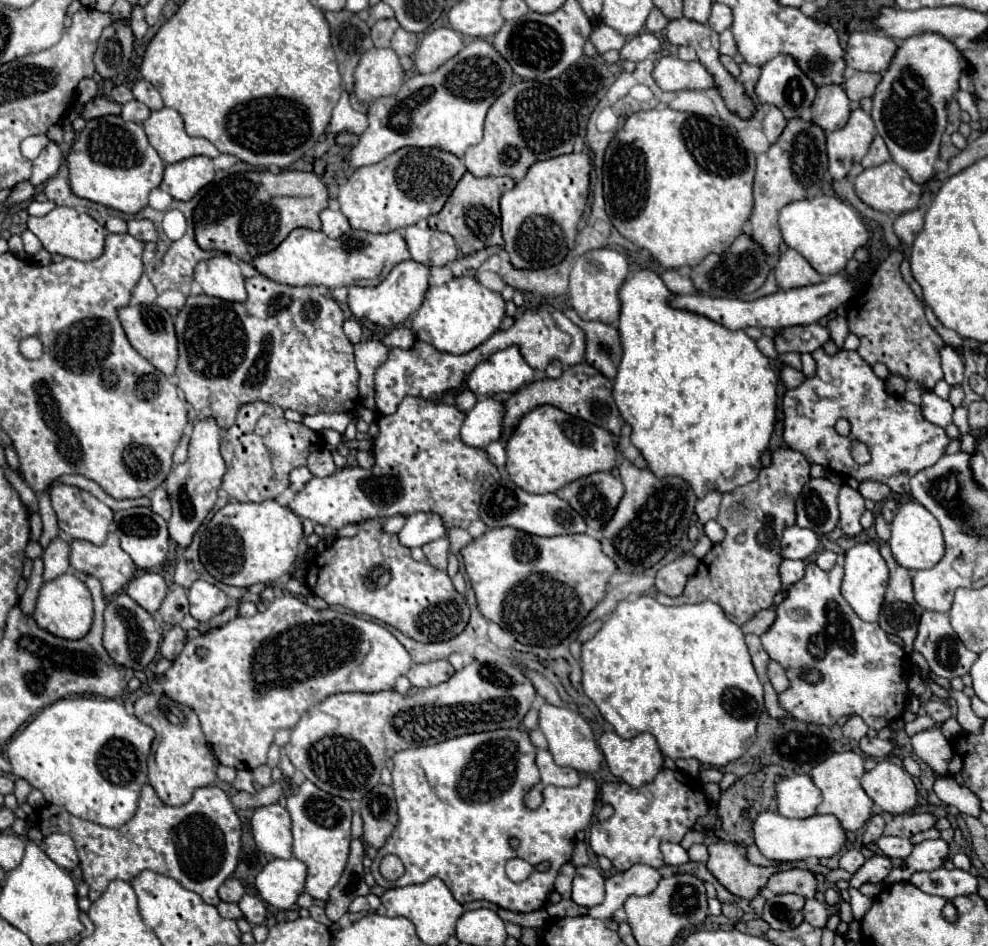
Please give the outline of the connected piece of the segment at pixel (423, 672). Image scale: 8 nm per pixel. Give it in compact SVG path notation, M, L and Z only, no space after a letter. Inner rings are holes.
M436 660L436 662L412 666L406 676L414 686L426 688L426 686L434 686L448 680L452 674L454 674L454 668L450 666L448 660Z

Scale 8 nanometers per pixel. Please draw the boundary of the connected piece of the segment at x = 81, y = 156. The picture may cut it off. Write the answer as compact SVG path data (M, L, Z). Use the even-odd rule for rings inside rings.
M104 116L104 118L88 120L84 130L76 136L76 142L70 154L66 156L66 166L68 166L70 190L76 196L114 208L114 210L120 210L124 214L138 214L148 204L148 194L150 190L160 186L162 172L164 172L164 162L158 156L158 152L150 146L142 126L134 122L126 122L120 116Z

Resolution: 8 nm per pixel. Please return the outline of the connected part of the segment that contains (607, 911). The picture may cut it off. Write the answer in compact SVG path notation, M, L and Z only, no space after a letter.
M636 864L626 872L618 872L606 880L606 898L602 904L588 910L592 918L610 920L612 914L624 906L628 896L646 896L650 894L660 880L656 868Z

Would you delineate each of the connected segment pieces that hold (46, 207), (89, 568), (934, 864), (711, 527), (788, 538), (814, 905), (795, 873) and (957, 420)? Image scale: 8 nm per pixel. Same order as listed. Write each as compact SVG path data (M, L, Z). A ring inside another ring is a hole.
M32 200L32 202L28 204L28 216L46 216L54 206L56 206L56 204L50 202L50 200L46 200L46 202Z
M110 532L108 540L100 546L86 540L72 540L70 566L82 576L96 576L106 596L122 590L136 574L136 564L120 548L120 540L114 532Z
M942 838L924 840L914 846L912 854L900 866L892 868L892 872L888 874L884 884L888 886L888 884L896 884L896 882L908 882L912 872L918 872L918 870L932 872L944 864L944 860L948 858L948 852L950 852L948 844Z
M710 520L710 522L704 526L704 532L706 532L706 536L712 540L712 544L718 544L720 540L724 540L724 528L722 528L716 520Z
M790 526L784 530L780 548L782 548L782 558L790 560L804 560L808 558L818 546L818 536L812 530Z
M806 900L802 912L804 912L804 920L816 928L824 928L828 922L828 908L818 900Z
M792 868L774 874L766 888L770 888L776 894L800 894L804 898L814 898L816 894L816 874L812 870L802 870L802 868Z
M960 406L954 410L954 424L958 426L960 434L970 434L970 428L968 428L968 408L966 406Z

